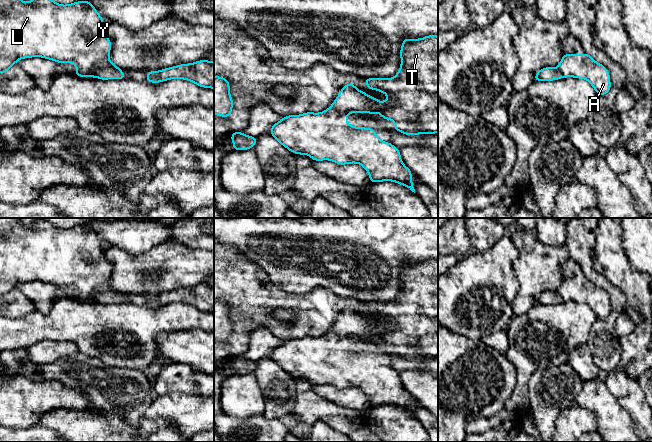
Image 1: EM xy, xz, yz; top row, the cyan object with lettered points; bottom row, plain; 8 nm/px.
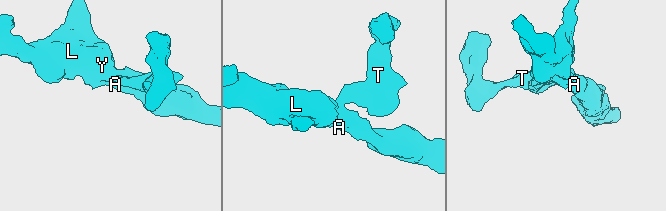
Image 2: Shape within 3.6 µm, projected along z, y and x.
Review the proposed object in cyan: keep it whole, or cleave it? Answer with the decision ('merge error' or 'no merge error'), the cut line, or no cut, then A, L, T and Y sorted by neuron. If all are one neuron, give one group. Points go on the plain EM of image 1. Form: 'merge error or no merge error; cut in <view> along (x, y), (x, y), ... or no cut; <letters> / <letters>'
no merge error; no cut; A L T Y

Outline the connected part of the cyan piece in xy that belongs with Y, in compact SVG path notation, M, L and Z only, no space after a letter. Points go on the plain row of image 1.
M0 218L0 297L7 296L20 283L42 281L56 287L74 287L77 292L75 300L123 303L126 298L109 284L111 264L104 257L103 246L90 225L61 229L41 218L29 226L22 225L16 218Z

